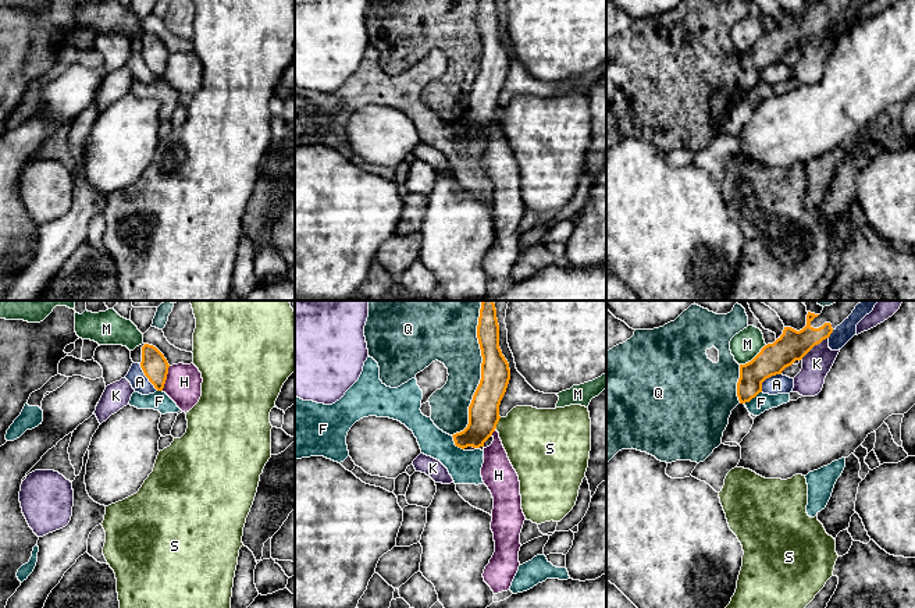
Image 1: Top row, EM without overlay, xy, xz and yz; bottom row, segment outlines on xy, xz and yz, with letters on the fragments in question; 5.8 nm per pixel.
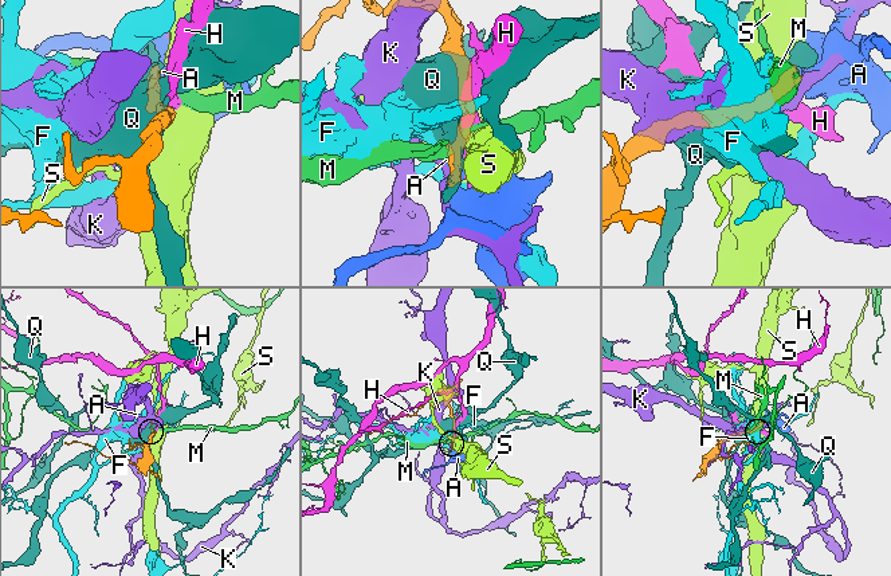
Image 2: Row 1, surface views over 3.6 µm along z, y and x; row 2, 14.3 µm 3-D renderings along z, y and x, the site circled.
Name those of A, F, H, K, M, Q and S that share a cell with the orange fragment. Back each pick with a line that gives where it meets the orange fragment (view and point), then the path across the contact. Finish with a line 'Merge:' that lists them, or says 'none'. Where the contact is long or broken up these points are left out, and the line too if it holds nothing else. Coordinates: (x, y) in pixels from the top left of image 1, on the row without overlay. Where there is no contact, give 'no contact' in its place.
Merge: none

